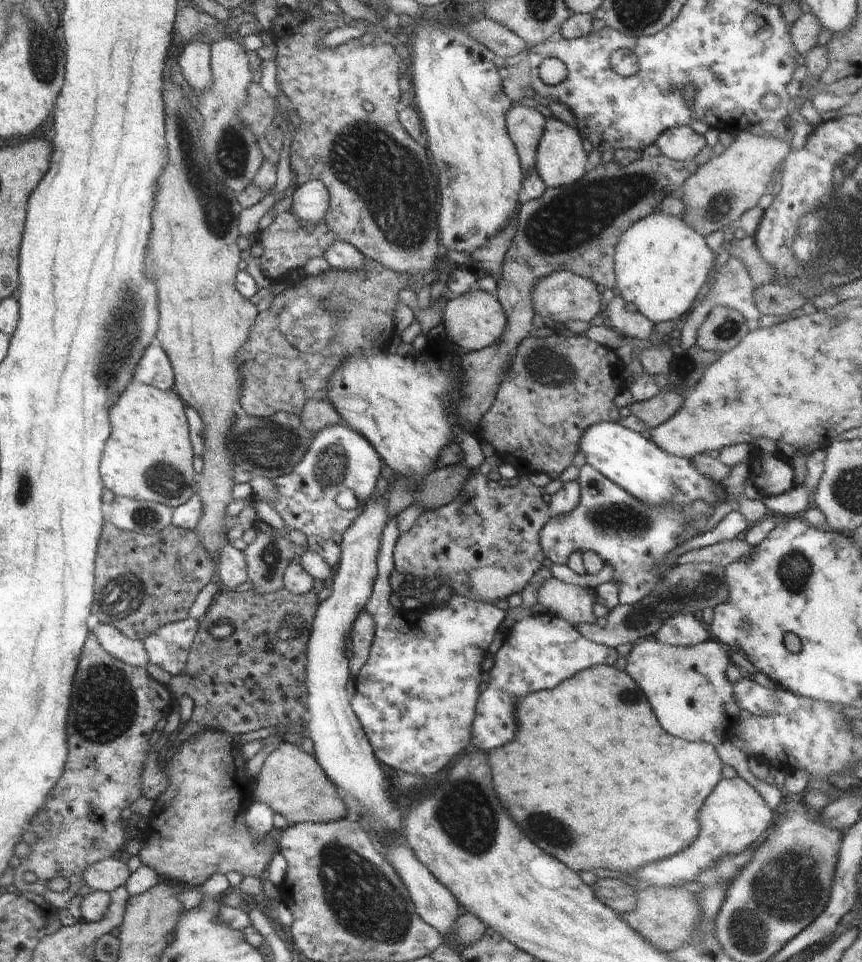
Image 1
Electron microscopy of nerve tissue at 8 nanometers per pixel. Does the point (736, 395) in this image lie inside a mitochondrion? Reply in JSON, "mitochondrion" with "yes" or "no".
{"mitochondrion":"yes"}

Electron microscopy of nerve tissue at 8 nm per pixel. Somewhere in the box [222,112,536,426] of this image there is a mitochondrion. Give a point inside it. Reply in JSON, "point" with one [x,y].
{"point":[386,173]}

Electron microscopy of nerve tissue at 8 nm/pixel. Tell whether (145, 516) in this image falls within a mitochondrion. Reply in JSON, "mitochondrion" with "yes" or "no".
{"mitochondrion":"yes"}

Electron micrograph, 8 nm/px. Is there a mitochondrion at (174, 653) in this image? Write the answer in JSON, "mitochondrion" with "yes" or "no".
{"mitochondrion":"no"}

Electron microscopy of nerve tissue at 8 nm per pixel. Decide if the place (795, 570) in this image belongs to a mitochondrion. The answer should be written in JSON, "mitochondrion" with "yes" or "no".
{"mitochondrion":"yes"}

